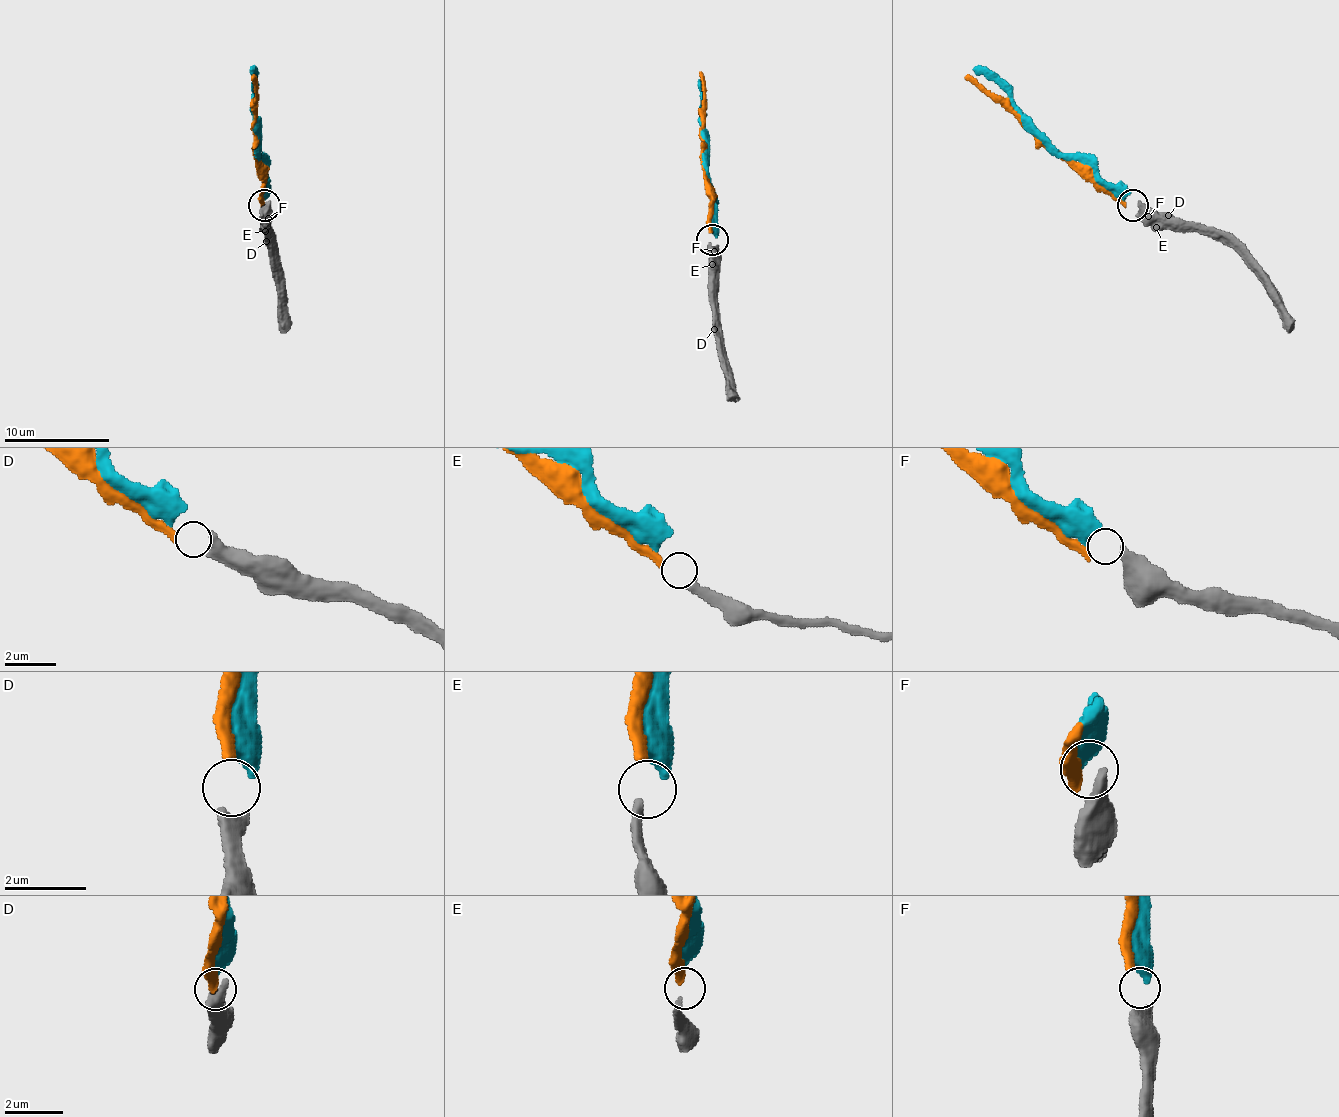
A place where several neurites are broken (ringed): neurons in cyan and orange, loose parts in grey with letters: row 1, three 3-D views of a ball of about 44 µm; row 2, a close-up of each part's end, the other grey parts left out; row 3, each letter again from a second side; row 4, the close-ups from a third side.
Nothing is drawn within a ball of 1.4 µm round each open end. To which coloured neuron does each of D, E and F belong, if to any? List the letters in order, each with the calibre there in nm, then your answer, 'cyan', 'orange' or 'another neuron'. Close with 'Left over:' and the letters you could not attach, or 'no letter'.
D: calibre 420 nm; another neuron
E: calibre 280 nm; orange
F: calibre 440 nm; cyan
Left over: D

